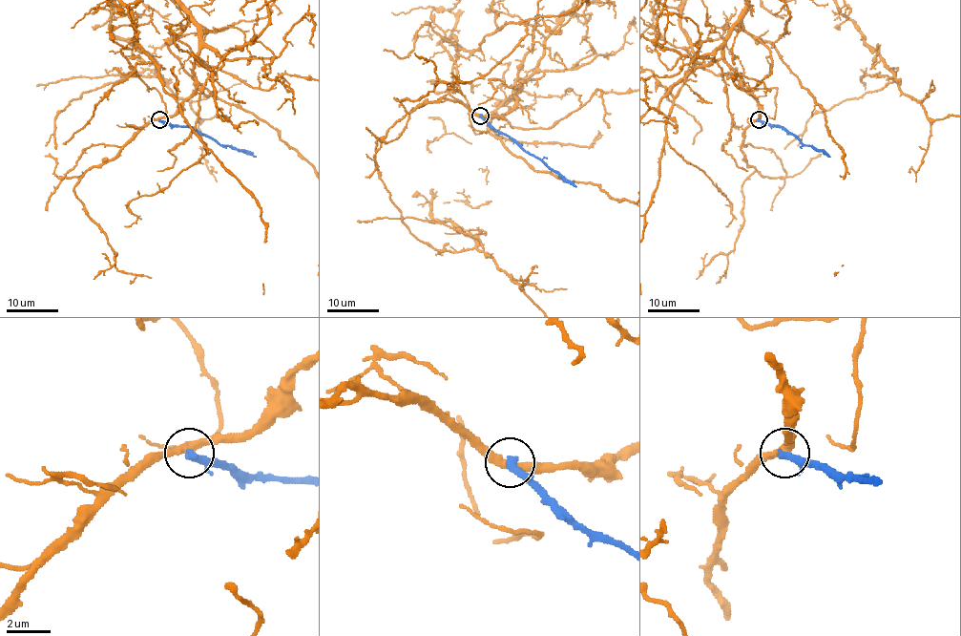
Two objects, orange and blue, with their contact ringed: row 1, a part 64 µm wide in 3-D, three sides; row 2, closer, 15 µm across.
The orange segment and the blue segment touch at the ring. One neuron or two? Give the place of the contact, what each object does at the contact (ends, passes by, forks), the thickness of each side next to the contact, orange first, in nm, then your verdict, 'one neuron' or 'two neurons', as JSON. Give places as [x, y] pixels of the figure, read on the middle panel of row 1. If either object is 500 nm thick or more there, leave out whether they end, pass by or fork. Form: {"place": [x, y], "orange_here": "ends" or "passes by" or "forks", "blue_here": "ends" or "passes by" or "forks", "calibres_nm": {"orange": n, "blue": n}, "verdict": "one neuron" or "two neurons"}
{"place": [480, 116], "orange_here": "passes by", "blue_here": "ends", "calibres_nm": {"orange": 360, "blue": 400}, "verdict": "two neurons"}

